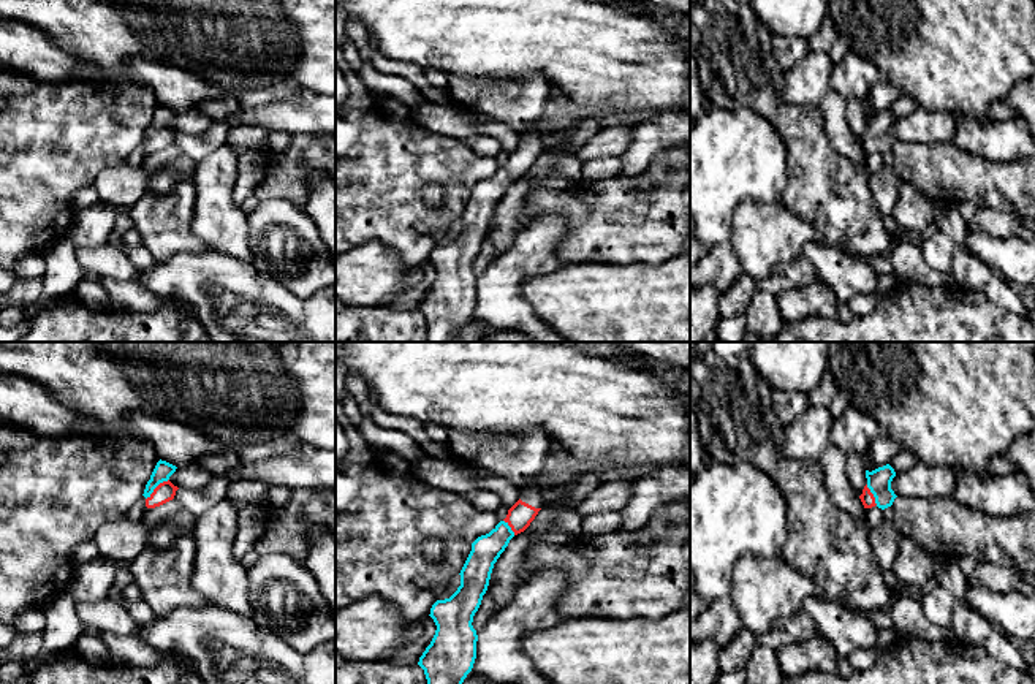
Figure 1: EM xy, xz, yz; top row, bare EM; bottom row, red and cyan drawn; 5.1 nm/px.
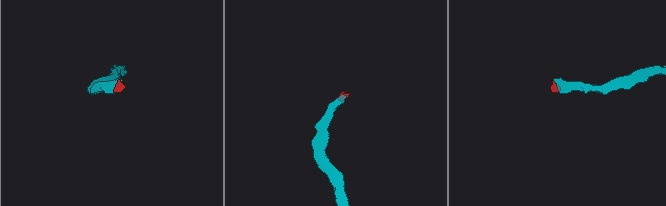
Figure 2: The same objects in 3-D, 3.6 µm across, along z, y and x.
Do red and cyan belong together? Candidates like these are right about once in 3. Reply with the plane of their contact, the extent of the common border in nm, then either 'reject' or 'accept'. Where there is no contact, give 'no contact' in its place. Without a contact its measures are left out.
xy | 160 nm | accept

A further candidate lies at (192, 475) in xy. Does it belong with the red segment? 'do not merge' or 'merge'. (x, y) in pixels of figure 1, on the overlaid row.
do not merge

